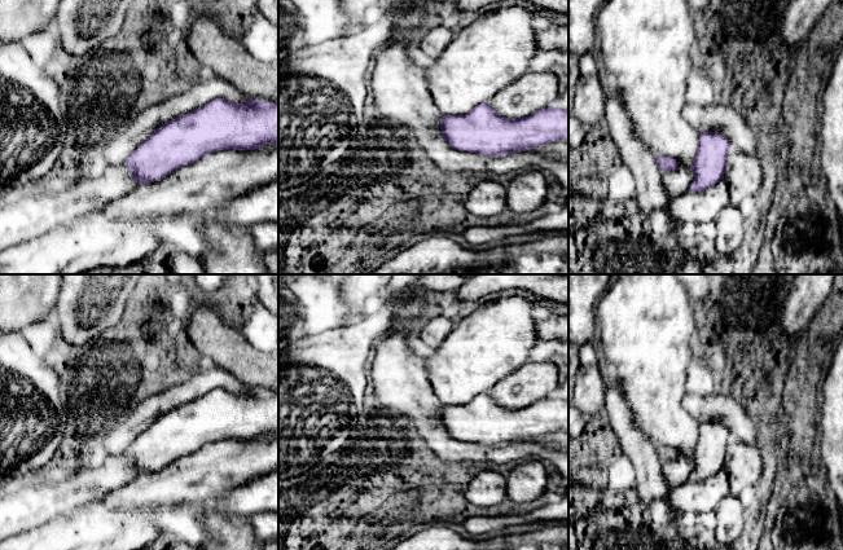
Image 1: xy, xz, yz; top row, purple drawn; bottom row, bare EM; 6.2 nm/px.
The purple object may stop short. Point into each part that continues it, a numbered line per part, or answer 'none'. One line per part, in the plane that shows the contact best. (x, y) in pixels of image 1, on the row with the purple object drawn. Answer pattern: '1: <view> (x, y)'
none

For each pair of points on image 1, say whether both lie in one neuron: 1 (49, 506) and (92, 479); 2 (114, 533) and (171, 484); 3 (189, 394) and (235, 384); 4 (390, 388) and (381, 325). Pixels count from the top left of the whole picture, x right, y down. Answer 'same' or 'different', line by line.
1: same
2: different
3: same
4: different

